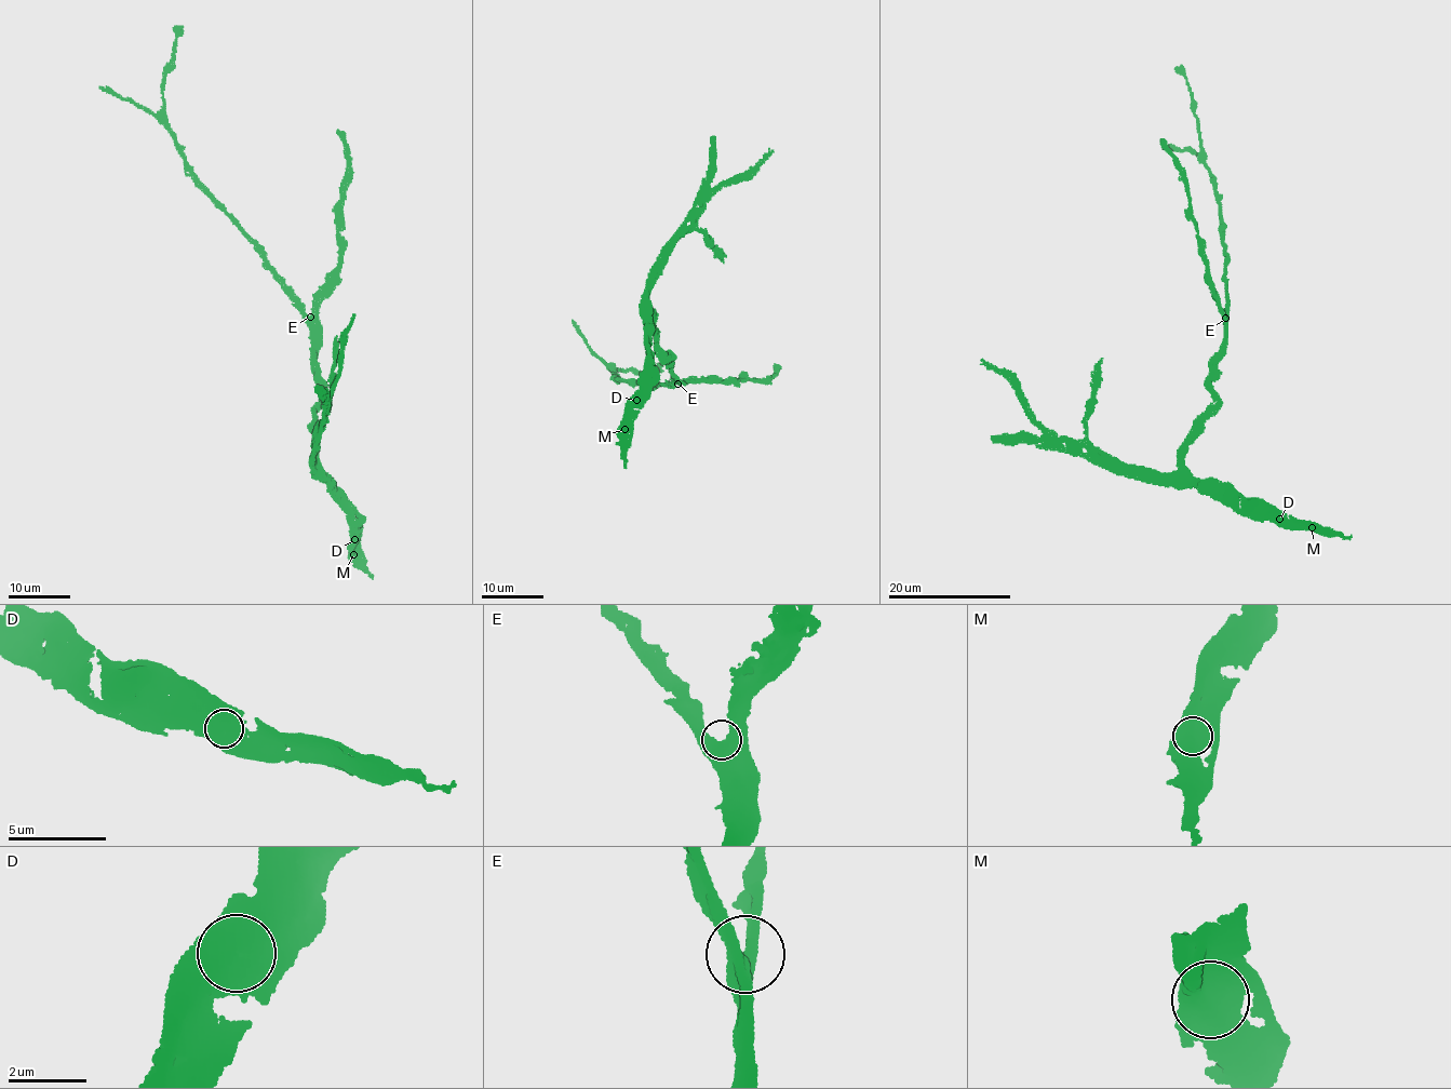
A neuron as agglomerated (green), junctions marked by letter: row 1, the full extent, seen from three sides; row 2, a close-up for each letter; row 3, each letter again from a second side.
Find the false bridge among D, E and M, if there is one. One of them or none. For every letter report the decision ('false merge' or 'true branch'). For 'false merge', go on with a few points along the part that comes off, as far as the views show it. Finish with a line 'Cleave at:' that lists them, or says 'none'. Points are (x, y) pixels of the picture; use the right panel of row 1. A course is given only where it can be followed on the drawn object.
D: true branch
E: true branch
M: true branch
Cleave at: none

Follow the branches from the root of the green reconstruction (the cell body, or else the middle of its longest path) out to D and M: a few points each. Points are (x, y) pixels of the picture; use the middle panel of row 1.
D: (672, 372), (669, 361), (673, 355), (667, 357), (655, 343), (654, 320), (648, 312), (646, 393), (636, 400)
M: (672, 372), (673, 355), (655, 343), (648, 312), (646, 394), (631, 408), (631, 424), (625, 429)

